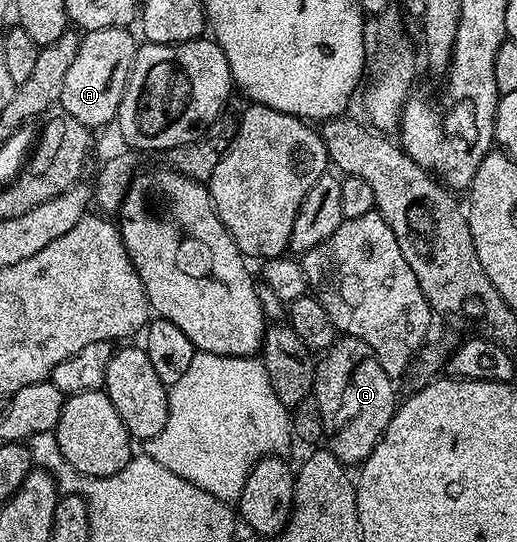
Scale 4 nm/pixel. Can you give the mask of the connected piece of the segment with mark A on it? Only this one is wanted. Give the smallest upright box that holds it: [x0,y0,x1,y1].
[59,27,139,127]

